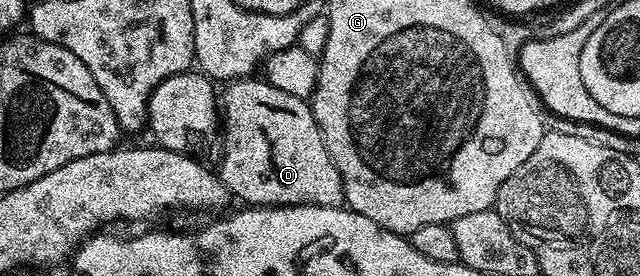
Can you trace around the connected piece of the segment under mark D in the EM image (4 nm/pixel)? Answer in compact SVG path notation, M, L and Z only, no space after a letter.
M243 78L231 80L225 85L226 93L223 91L220 96L220 136L222 132L222 161L216 164L218 179L222 185L230 191L235 201L246 206L269 206L272 204L315 204L325 208L337 208L344 201L344 186L340 178L340 170L332 162L328 154L328 146L324 146L324 138L320 134L320 126L316 126L314 112L310 109L309 103L292 94L284 94L284 90L276 90L276 86L266 83L262 78Z

